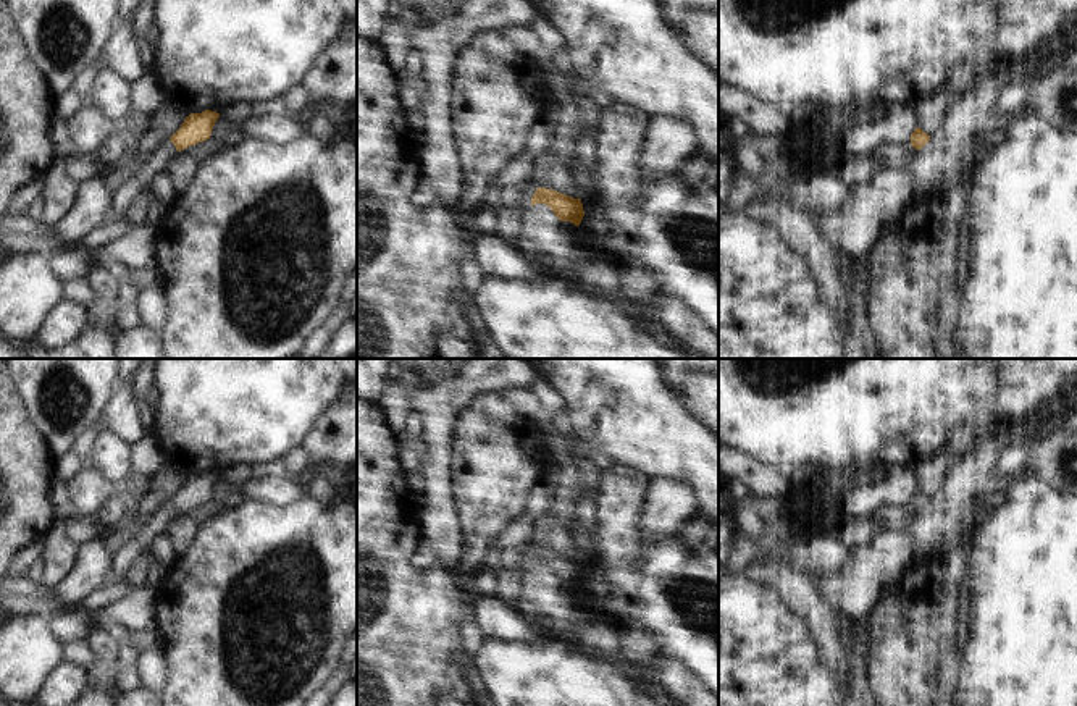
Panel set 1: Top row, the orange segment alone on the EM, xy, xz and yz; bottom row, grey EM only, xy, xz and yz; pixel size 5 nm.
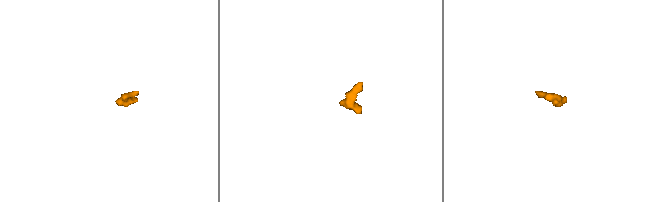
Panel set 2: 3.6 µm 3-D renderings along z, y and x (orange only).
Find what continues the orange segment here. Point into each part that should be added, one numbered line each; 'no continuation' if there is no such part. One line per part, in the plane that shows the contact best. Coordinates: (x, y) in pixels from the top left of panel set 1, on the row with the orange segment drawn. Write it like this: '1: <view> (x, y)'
1: xz (525, 201)

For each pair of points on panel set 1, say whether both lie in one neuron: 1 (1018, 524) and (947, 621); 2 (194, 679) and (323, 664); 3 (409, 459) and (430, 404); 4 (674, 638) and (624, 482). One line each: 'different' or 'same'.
1: different
2: same
3: different
4: same

